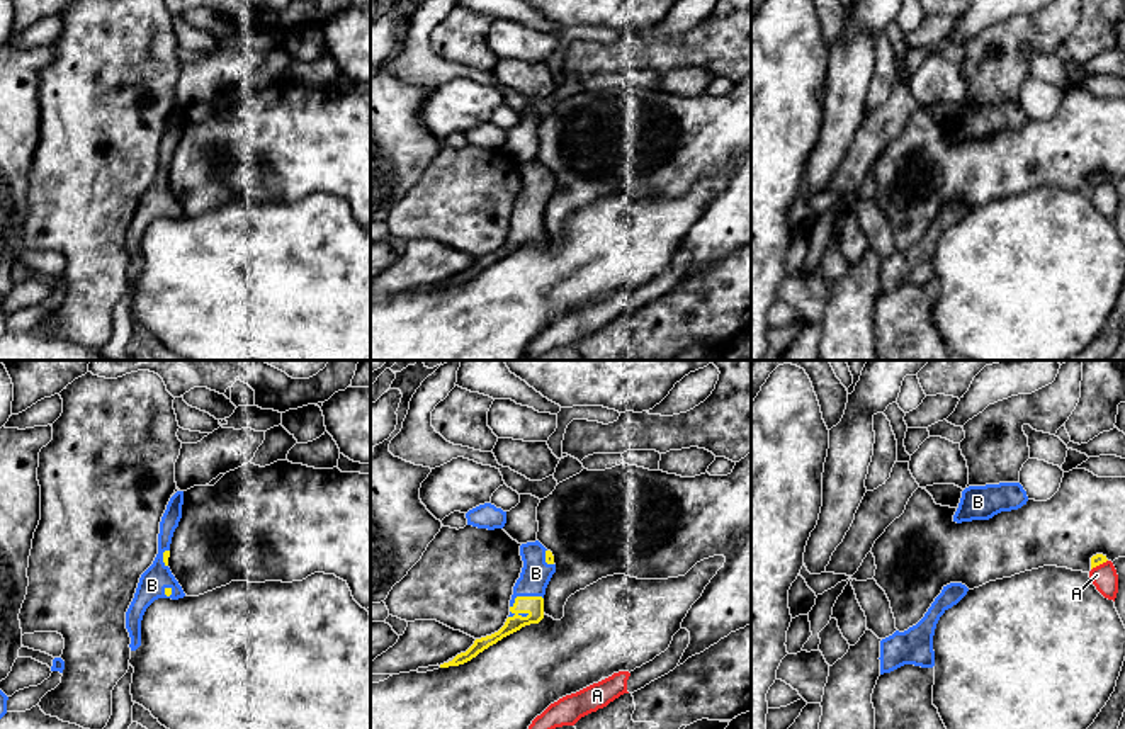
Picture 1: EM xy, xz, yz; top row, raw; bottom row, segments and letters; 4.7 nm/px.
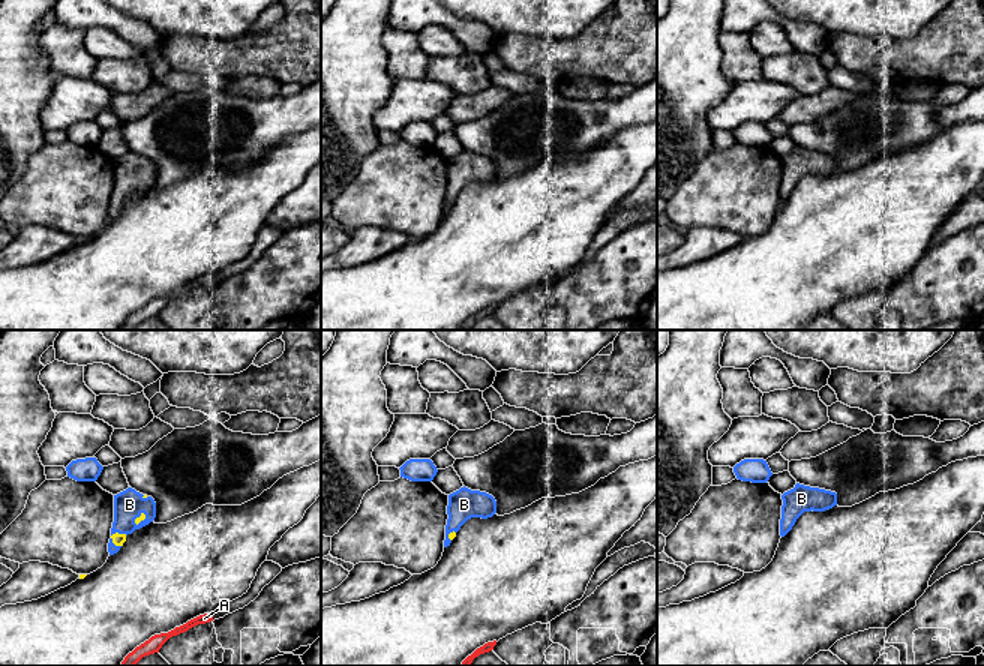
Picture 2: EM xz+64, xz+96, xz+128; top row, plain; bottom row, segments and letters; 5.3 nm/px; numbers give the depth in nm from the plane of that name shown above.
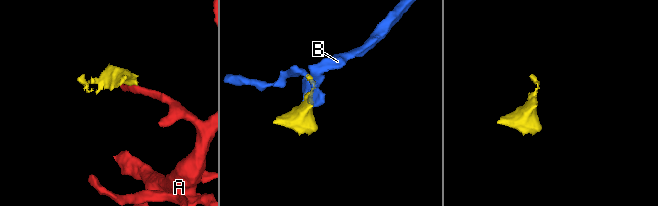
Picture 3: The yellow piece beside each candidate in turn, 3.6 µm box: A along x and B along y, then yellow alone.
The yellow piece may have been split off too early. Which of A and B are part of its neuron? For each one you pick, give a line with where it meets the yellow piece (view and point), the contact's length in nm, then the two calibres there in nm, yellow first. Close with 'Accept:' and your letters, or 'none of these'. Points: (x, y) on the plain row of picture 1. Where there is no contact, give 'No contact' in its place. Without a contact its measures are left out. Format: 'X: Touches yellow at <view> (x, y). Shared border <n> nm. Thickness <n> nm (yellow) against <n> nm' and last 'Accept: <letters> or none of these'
B: Touches yellow at xz (524, 216). Shared border 170 nm. Thickness 100 nm (yellow) against 140 nm
Accept: B

